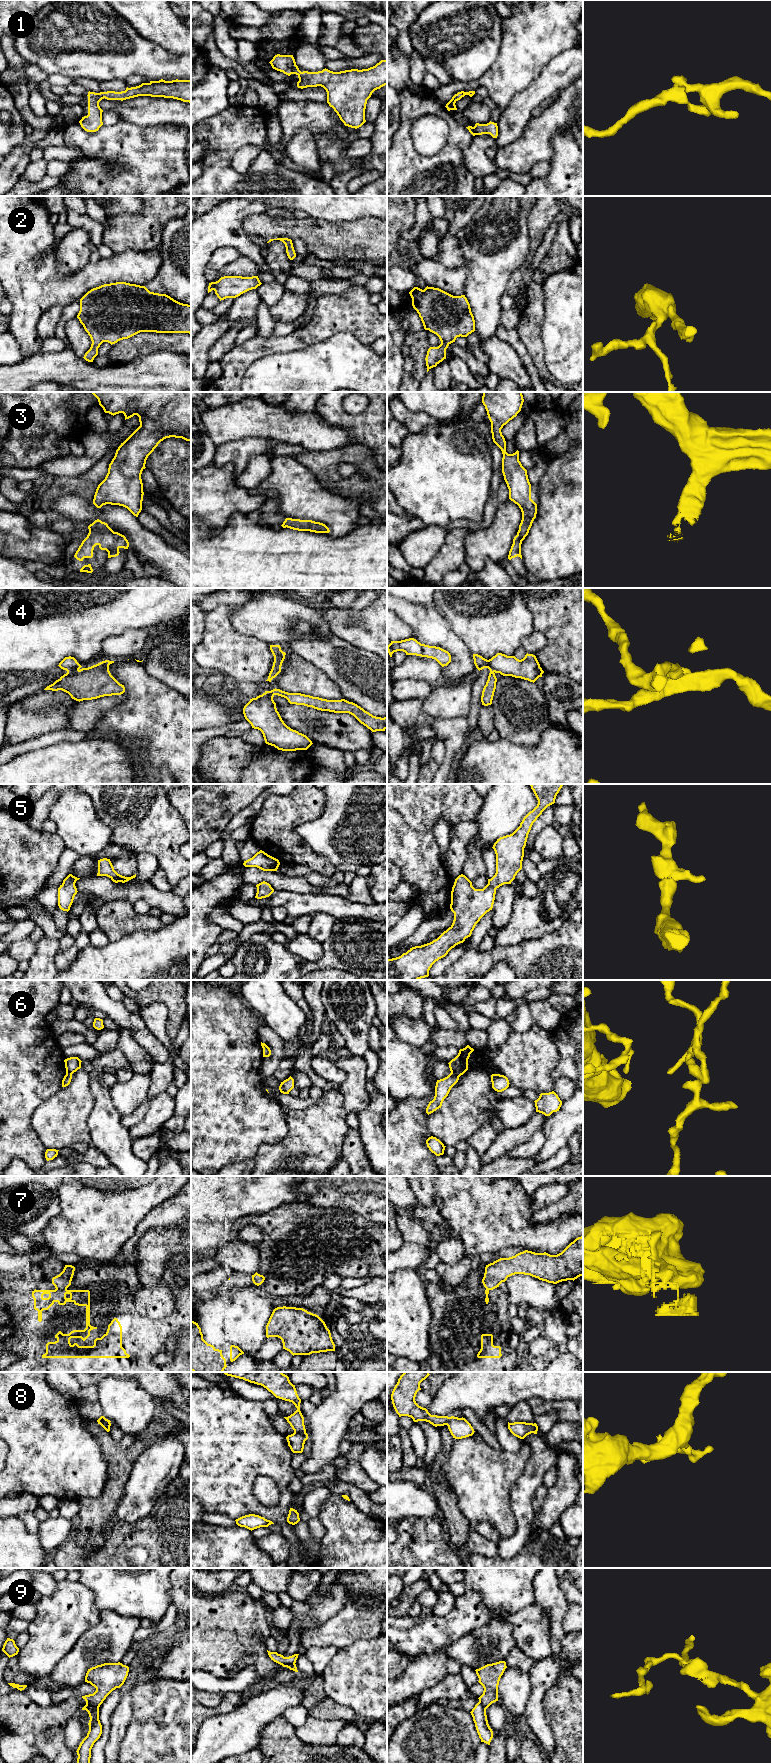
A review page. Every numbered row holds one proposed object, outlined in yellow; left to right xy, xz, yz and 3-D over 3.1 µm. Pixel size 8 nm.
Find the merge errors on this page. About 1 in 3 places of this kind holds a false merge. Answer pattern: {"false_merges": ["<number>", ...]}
{"false_merges": ["4", "6", "7", "9"]}

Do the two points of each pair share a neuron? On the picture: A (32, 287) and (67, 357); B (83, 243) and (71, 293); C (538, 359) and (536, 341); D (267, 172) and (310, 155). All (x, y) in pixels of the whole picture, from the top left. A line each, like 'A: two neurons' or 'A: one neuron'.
A: two neurons
B: two neurons
C: one neuron
D: two neurons

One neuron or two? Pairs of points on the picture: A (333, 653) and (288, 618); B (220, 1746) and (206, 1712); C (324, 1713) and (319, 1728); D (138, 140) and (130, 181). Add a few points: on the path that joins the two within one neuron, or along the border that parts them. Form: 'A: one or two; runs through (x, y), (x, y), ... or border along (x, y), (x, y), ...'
A: two; border along (317, 632), (299, 621), (286, 642)
B: two; border along (220, 1713), (209, 1716), (201, 1724)
C: two; border along (309, 1715), (320, 1719), (342, 1719), (345, 1722)
D: one; runs through (138, 150), (138, 163), (134, 167), (134, 171)

